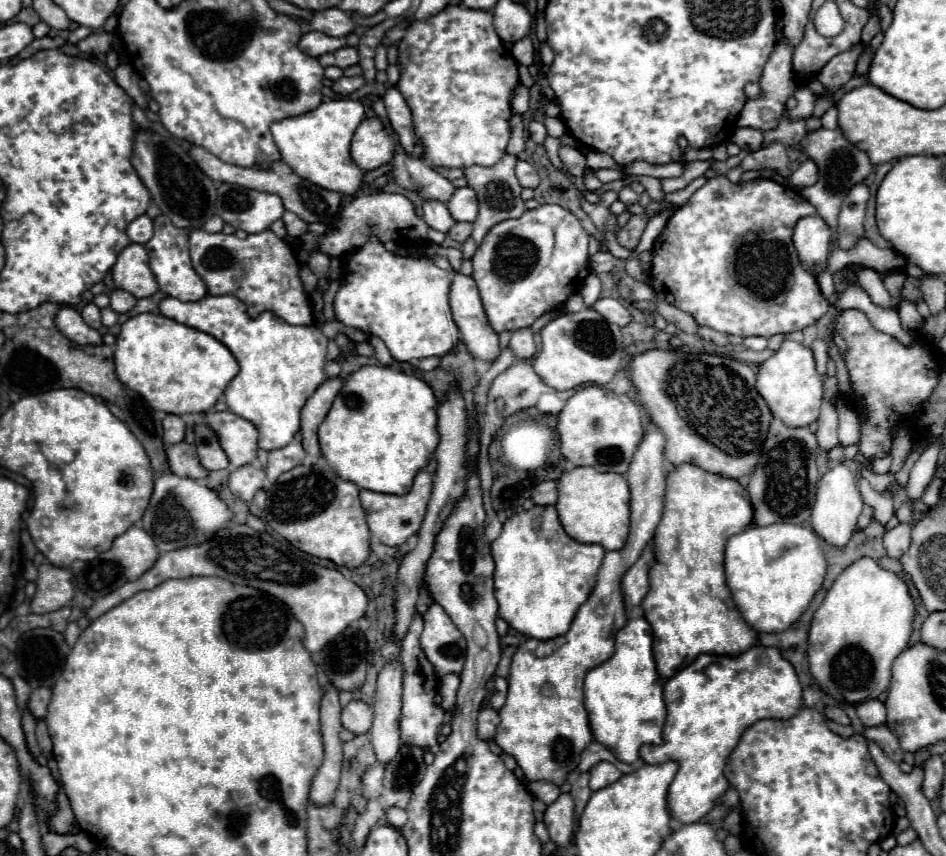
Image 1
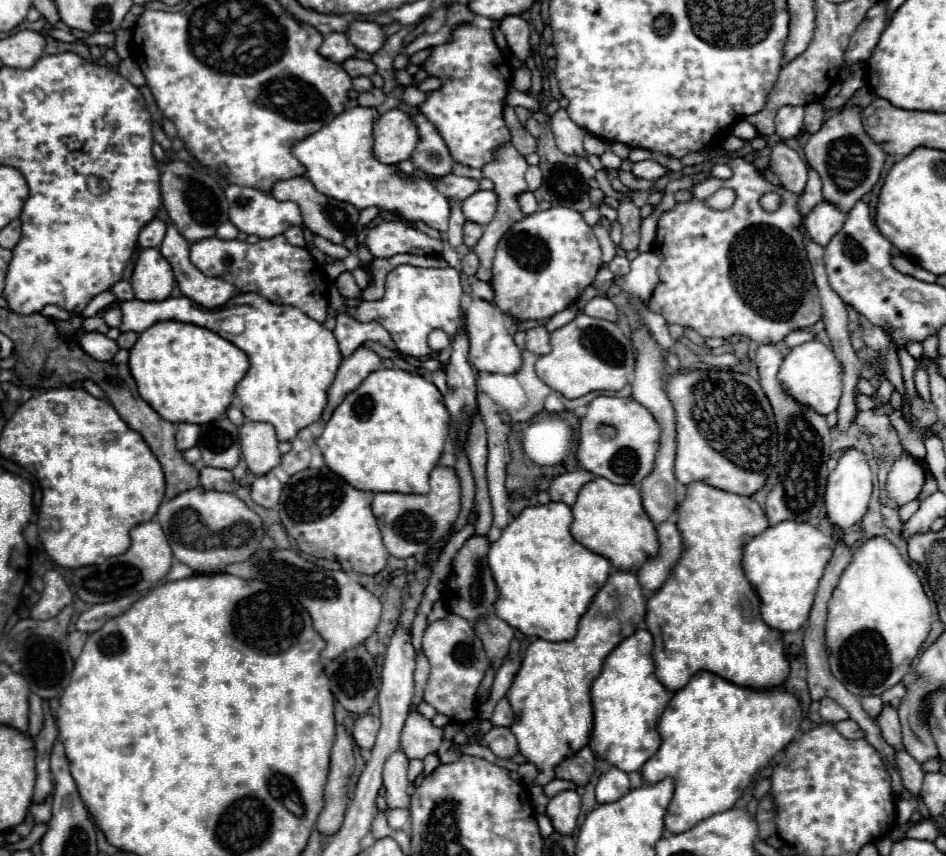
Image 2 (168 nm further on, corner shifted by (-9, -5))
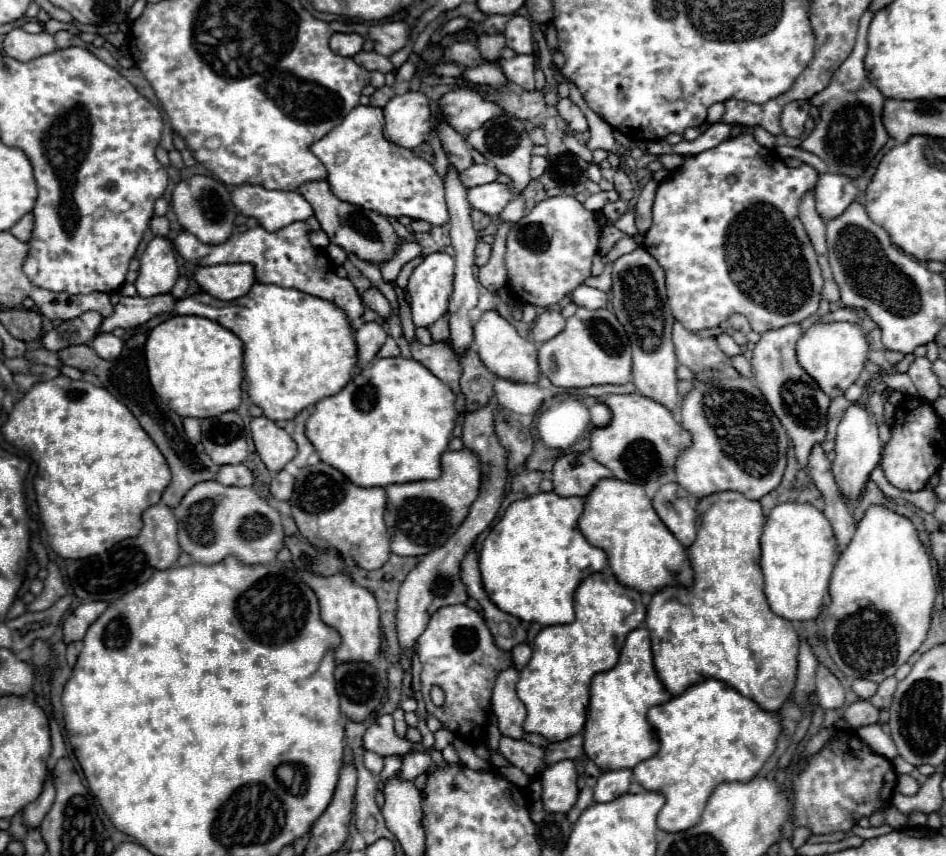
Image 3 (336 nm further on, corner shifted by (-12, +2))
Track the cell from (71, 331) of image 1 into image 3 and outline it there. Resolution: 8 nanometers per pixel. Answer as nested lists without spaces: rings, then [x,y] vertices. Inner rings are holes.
[[[102,333],[102,335],[96,335],[96,339],[92,341],[92,349],[102,357],[102,359],[116,359],[120,355],[124,347],[124,341],[118,339],[116,335],[112,333]]]

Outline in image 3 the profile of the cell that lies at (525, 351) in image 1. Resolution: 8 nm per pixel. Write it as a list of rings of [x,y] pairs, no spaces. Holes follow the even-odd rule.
[[[544,311],[542,315],[536,317],[534,325],[532,325],[532,339],[534,341],[548,341],[554,335],[558,335],[566,325],[566,319],[562,317],[560,311]]]

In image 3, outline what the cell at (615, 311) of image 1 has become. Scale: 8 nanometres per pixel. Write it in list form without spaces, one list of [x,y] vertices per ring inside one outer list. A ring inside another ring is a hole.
[[[586,285],[576,287],[570,293],[570,299],[574,305],[586,307],[586,309],[600,309],[600,307],[606,307],[606,303],[608,303],[608,297],[604,291],[594,289],[594,287],[586,287]]]

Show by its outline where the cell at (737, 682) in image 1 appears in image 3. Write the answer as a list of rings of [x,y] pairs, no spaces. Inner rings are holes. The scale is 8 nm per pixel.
[[[706,679],[692,685],[678,697],[648,711],[648,723],[654,727],[660,751],[632,769],[634,781],[646,791],[662,793],[666,803],[658,813],[658,829],[666,833],[686,831],[700,821],[704,803],[716,783],[752,779],[776,749],[780,719],[776,713],[762,711],[738,691],[722,681]]]

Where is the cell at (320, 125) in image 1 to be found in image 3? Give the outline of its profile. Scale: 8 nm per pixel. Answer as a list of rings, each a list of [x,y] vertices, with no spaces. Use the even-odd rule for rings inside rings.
[[[358,105],[348,117],[310,149],[326,165],[332,193],[352,205],[376,211],[384,217],[424,219],[434,227],[450,221],[444,183],[436,169],[412,149],[384,139],[384,115],[378,107]]]

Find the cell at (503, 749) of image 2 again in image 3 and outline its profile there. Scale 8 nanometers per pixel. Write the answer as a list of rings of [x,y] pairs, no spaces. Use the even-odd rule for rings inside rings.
[[[502,737],[498,751],[506,761],[510,761],[518,769],[522,769],[532,781],[538,779],[542,775],[542,771],[546,769],[544,749],[536,747],[536,745],[530,745],[526,741],[522,741],[522,739]]]

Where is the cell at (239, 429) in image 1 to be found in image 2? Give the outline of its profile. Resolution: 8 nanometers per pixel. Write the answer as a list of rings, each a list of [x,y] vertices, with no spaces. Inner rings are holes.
[[[245,422],[239,428],[241,454],[253,474],[267,474],[281,462],[275,428],[265,422]]]

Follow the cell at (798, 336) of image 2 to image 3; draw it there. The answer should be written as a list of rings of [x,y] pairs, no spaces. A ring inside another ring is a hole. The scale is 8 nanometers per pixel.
[[[844,307],[844,309],[838,309],[838,311],[834,311],[834,313],[828,313],[828,315],[824,315],[824,317],[820,317],[820,321],[852,321],[852,323],[860,323],[860,317],[858,317],[858,313],[854,311],[854,309],[848,309],[848,307]]]

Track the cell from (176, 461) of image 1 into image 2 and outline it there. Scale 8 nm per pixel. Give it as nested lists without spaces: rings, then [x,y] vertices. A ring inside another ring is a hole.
[[[211,466],[199,468],[199,484],[205,490],[219,490],[219,492],[233,492],[235,490],[235,478],[229,470],[219,470]]]

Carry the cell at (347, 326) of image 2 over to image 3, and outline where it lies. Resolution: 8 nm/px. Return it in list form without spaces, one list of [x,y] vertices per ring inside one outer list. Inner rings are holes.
[[[296,221],[274,233],[258,225],[254,229],[234,233],[226,243],[206,245],[206,243],[200,243],[192,233],[180,231],[172,239],[172,245],[186,261],[194,265],[210,267],[210,265],[220,265],[220,263],[252,263],[256,267],[258,283],[274,283],[280,287],[292,287],[308,295],[334,301],[338,307],[346,311],[350,323],[354,323],[354,319],[360,319],[364,311],[364,307],[360,305],[362,303],[360,295],[356,293],[352,281],[346,277],[338,277],[335,266],[329,258],[322,251],[312,247],[308,233],[310,233],[310,227],[306,221]]]

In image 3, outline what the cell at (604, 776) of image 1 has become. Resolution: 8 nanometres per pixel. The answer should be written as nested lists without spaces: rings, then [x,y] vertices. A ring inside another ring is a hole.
[[[638,627],[636,631],[628,633],[616,667],[612,667],[606,673],[594,675],[590,687],[590,705],[586,711],[586,725],[582,735],[586,757],[594,761],[598,769],[604,771],[594,787],[594,799],[598,803],[608,803],[628,793],[632,781],[630,769],[634,769],[640,761],[646,761],[656,755],[660,745],[658,739],[654,737],[652,727],[646,721],[646,713],[650,707],[670,701],[670,697],[672,695],[662,687],[662,683],[654,673],[650,633],[646,627]]]

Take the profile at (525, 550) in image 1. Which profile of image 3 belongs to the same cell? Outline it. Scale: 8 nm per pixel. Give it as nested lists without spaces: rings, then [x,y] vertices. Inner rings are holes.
[[[536,493],[514,501],[482,543],[478,565],[488,597],[522,621],[564,625],[574,619],[574,591],[584,577],[606,567],[606,553],[592,547],[578,529],[582,497]]]

